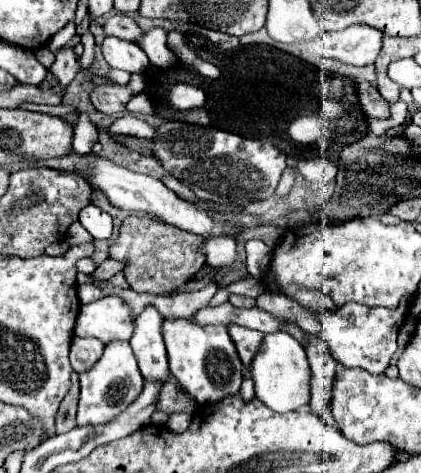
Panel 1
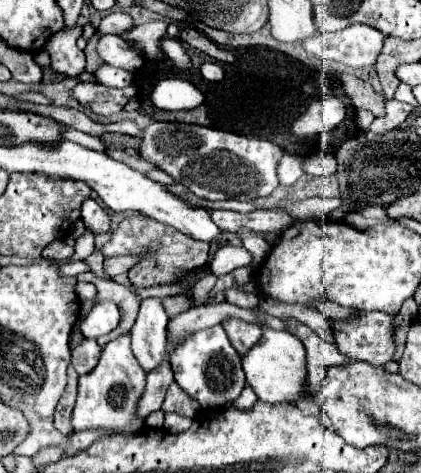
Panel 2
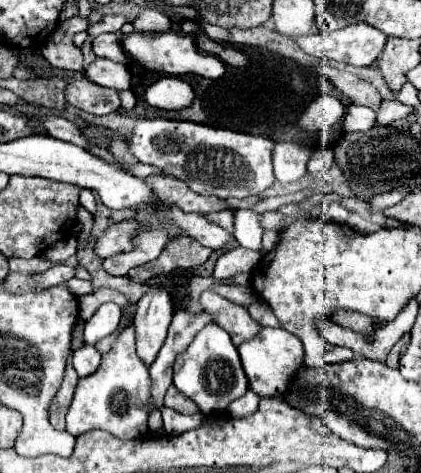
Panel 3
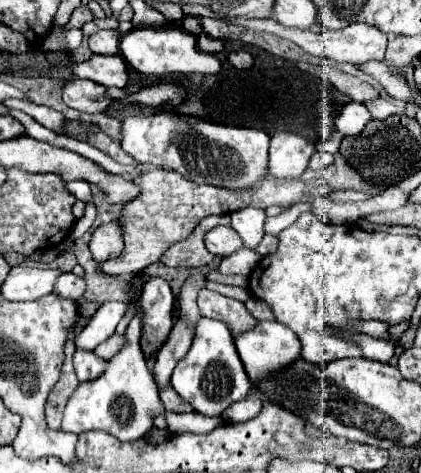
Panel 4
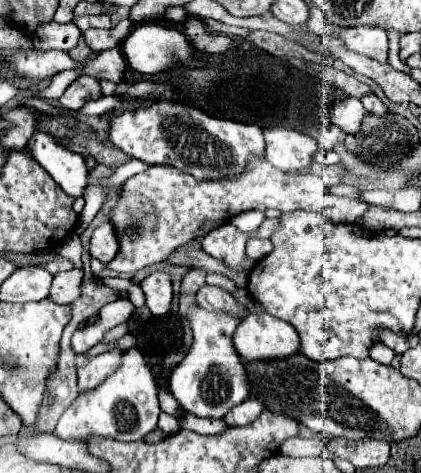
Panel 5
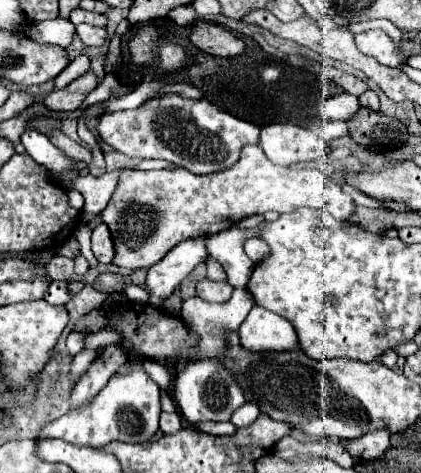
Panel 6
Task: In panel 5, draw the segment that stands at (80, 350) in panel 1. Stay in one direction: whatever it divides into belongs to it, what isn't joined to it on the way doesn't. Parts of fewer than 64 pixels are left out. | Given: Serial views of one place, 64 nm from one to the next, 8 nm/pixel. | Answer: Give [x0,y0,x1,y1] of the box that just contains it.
[76,350,120,392]

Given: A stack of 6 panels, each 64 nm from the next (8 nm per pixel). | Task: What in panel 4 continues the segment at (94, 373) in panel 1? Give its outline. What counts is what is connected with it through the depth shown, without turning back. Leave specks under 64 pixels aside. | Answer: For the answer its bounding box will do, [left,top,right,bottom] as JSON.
[62,312,162,442]

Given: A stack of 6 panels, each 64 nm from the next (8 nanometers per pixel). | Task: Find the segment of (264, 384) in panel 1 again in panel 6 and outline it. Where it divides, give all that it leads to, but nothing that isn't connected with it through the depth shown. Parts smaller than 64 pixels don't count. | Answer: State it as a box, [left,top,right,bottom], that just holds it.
[238,306,298,352]

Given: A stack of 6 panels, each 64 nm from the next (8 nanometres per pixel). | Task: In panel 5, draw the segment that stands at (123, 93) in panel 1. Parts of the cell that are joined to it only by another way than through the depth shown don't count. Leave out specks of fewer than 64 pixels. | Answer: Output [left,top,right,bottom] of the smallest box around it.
[60,76,102,110]

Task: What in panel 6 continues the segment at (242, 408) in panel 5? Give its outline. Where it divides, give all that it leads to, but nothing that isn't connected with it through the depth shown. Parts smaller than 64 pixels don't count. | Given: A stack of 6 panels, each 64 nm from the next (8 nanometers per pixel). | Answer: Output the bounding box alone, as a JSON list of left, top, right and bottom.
[230,402,260,428]

